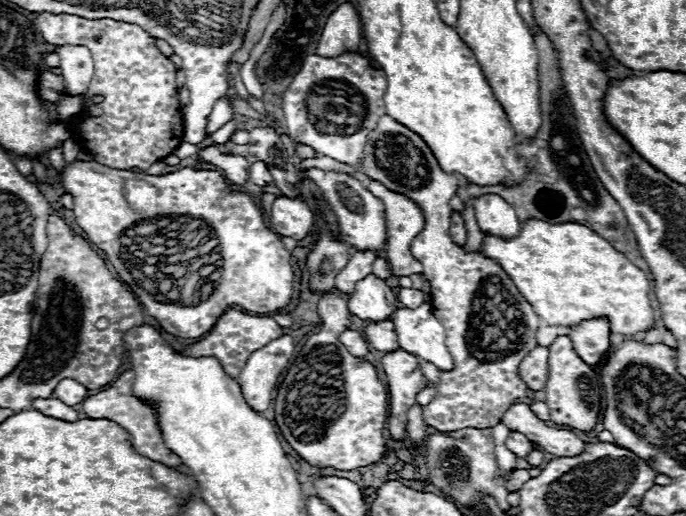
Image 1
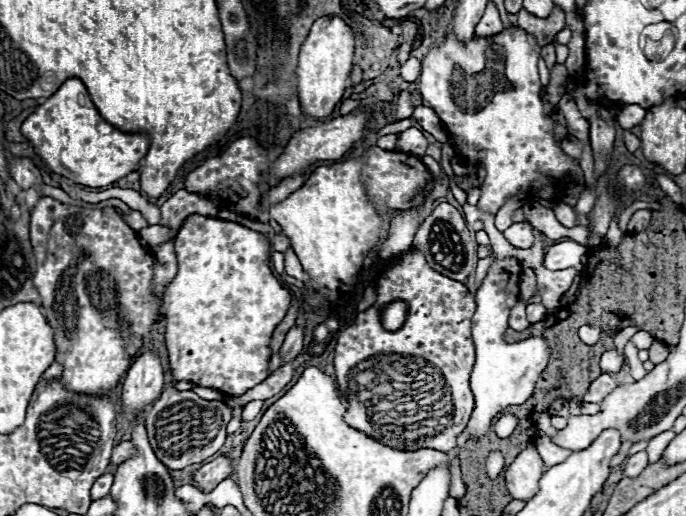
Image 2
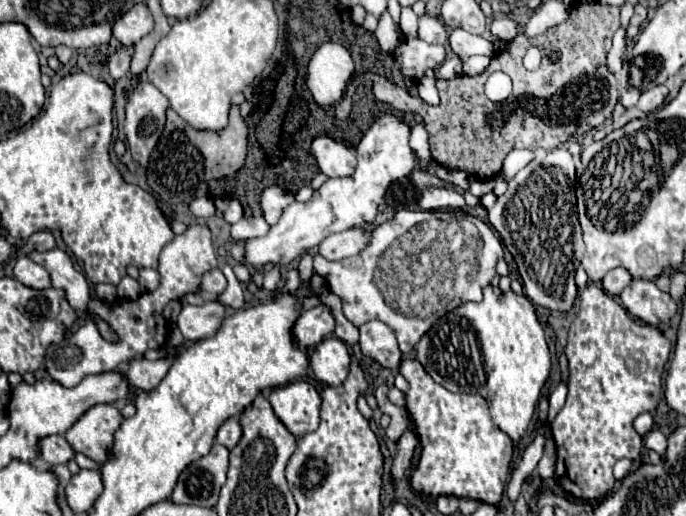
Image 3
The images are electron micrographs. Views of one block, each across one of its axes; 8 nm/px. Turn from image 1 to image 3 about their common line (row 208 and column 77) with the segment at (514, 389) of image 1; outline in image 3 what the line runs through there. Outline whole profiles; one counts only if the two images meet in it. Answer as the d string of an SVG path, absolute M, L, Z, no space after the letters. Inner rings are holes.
M98 404L90 408L66 434L68 444L82 452L84 456L104 464L108 460L108 450L114 442L114 432L118 430L122 416L112 404Z

